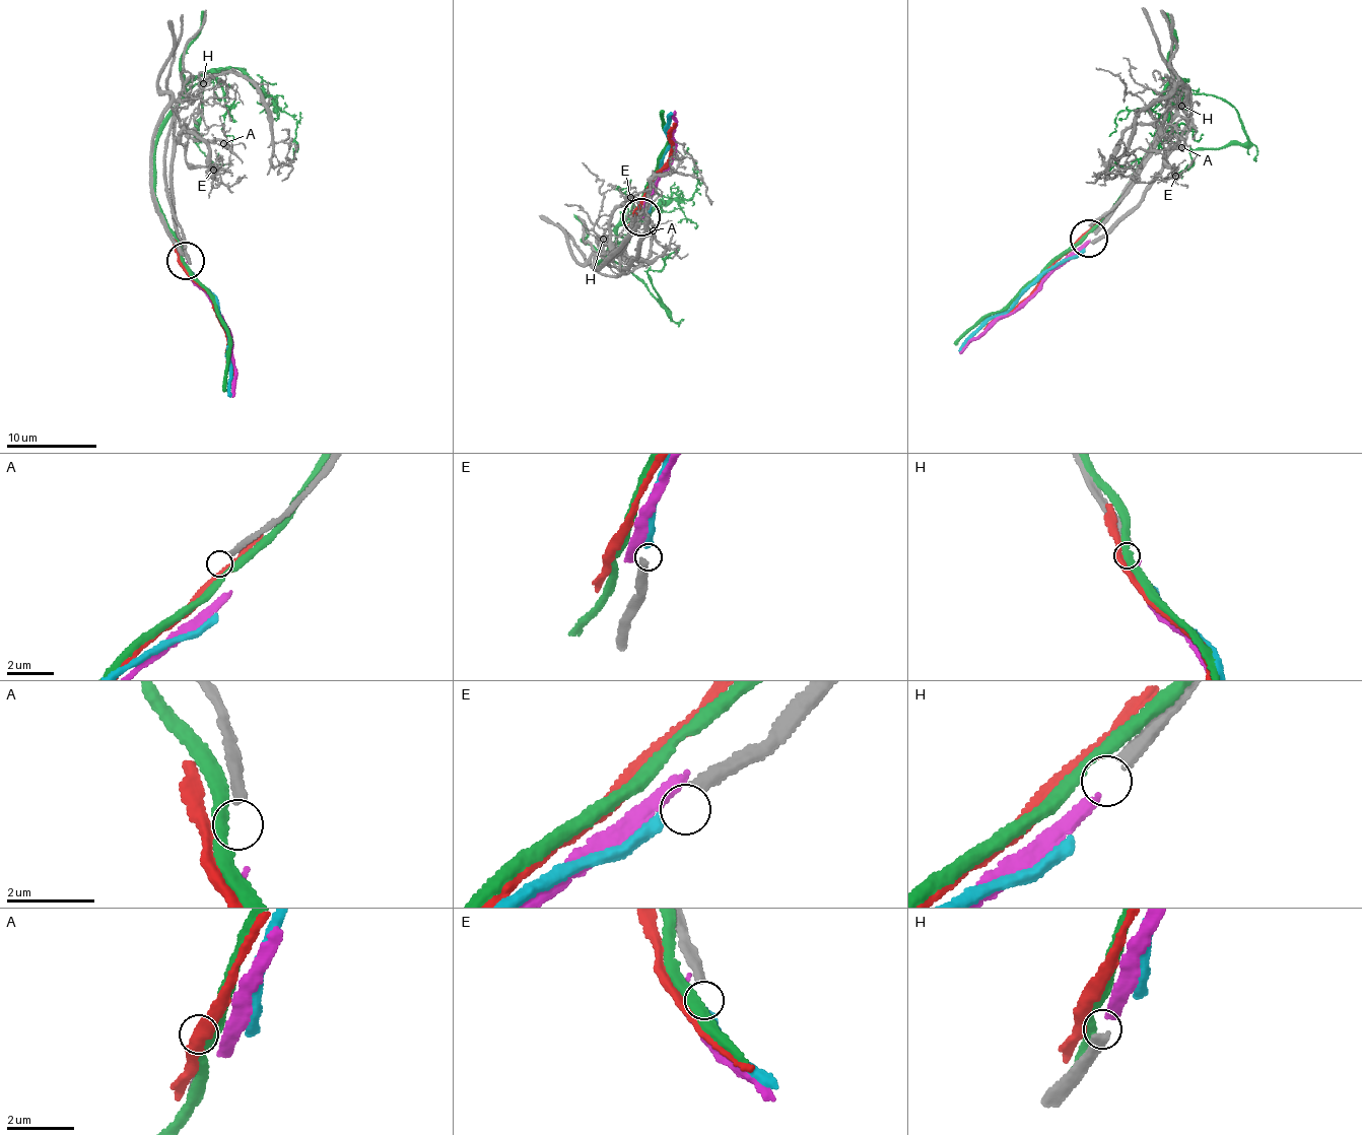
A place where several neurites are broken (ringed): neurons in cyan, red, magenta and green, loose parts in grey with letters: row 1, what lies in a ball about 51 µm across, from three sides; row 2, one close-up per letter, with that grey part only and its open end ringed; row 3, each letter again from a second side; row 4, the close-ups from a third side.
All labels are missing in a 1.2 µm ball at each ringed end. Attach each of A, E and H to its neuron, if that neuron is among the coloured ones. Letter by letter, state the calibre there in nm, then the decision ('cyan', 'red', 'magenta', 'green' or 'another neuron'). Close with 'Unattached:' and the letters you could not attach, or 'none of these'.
A: 240 nm | another neuron
E: 320 nm | cyan
H: 280 nm | magenta
Unattached: A

